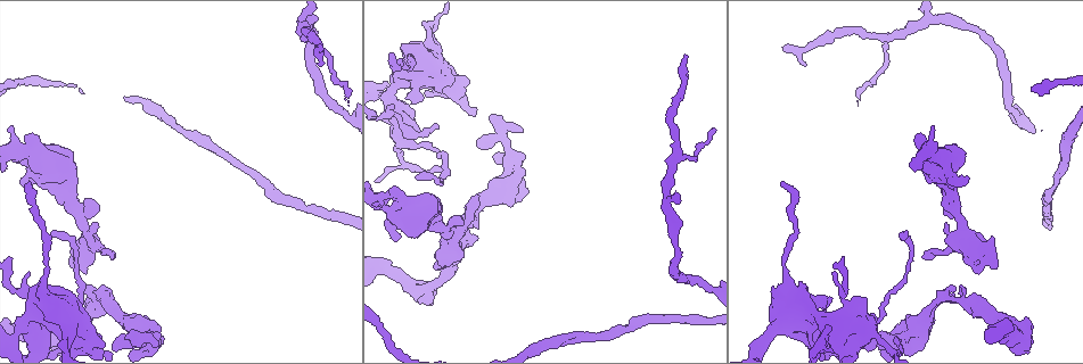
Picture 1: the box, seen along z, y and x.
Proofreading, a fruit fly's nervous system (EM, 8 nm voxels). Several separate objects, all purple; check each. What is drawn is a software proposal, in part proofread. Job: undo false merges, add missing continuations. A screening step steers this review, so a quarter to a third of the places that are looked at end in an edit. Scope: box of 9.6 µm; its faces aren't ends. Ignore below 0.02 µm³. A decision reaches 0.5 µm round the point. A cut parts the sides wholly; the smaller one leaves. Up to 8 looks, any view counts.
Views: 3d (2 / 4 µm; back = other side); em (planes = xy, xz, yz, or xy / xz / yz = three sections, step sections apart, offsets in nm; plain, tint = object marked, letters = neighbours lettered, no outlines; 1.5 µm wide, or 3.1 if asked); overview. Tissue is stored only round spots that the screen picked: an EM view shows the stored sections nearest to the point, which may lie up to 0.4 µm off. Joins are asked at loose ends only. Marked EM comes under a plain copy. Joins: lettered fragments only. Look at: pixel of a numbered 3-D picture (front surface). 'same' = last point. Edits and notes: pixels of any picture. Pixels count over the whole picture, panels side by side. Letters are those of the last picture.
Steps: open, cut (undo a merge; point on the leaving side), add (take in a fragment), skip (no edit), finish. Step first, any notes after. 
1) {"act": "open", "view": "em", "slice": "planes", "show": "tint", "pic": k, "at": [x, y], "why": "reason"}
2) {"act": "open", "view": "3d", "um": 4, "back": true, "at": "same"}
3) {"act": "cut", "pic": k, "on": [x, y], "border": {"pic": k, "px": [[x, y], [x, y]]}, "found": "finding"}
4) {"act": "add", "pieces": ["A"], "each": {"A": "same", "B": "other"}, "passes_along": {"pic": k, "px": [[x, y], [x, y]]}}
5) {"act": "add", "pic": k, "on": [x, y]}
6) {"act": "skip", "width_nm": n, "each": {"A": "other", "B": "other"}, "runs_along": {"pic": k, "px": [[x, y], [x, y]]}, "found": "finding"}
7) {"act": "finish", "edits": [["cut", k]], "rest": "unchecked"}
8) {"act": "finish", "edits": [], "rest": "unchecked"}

{"act": "open", "view": "em", "slice": "planes", "show": "letters", "pic": 1, "at": [969, 177]}

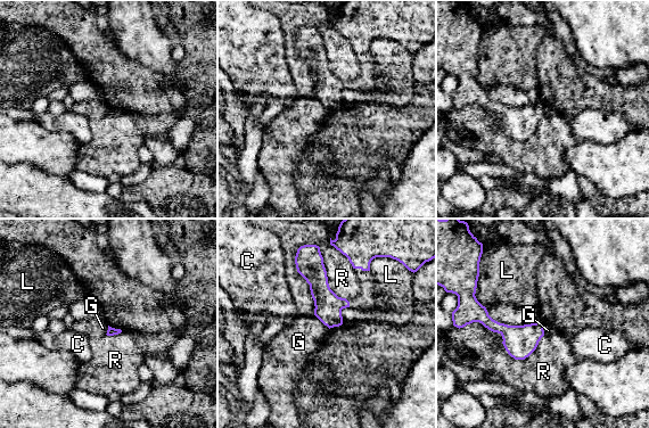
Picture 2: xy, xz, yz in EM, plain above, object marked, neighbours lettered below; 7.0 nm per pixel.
{"act": "skip", "each": {"C": "other", "G": "other", "L": "other", "R": "other"}, "border": {"pic": 2, "px": [[314, 314], [329, 328]]}, "found": "none of them fits"}

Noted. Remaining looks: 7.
{"act": "open", "view": "em", "slice": "planes", "show": "letters", "pic": 1, "at": [112, 259], "why": "branch stops here"}

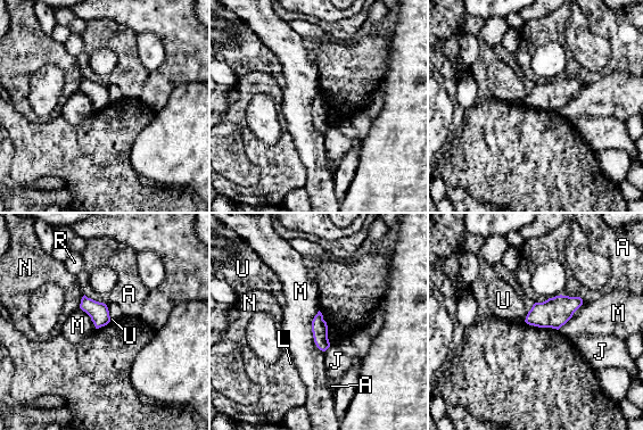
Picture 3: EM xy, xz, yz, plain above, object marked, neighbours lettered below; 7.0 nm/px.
{"act": "skip", "each": {"A": "other", "J": "other", "L": "other", "M": "other", "N": "other", "R": "other", "U": "other"}, "border": {"pic": 3, "px": [[319, 311], [312, 337], [323, 352]]}, "found": "none of them fits"}

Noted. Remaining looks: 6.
{"act": "open", "view": "em", "slice": "planes", "show": "letters", "pic": 1, "at": [415, 145], "why": "small branch off a trunk"}

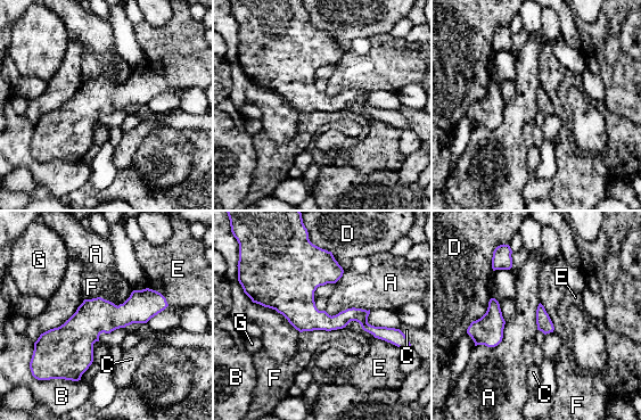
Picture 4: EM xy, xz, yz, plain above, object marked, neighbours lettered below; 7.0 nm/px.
{"act": "skip", "width_nm": 110, "longest_contact_nm": ["F", 320], "each": {"A": "other", "B": "other", "C": "other", "D": "other", "E": "other", "F": "other", "G": "other"}, "found": "continuous, no second neuron"}

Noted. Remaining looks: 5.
{"act": "finish", "edits": [], "rest": "unchecked"}

